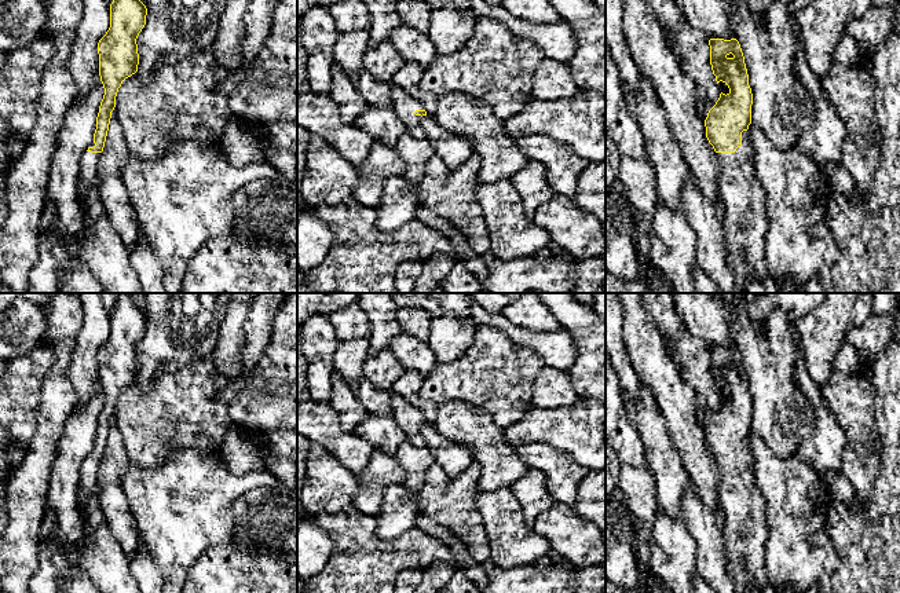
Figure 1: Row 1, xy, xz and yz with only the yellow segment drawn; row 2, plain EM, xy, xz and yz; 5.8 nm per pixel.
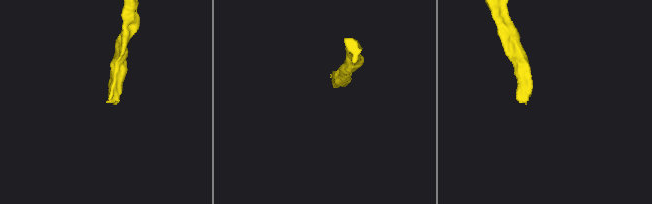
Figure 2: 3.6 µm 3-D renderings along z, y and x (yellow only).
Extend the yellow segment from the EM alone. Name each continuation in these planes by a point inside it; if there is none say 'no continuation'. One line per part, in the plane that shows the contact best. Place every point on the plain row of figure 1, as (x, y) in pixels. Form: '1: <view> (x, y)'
1: yz (745, 534)

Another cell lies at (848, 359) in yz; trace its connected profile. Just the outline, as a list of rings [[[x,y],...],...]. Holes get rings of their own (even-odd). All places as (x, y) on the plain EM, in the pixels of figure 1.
[[[842,343],[835,360],[834,360],[834,371],[861,371],[863,356],[860,351],[849,343]]]

